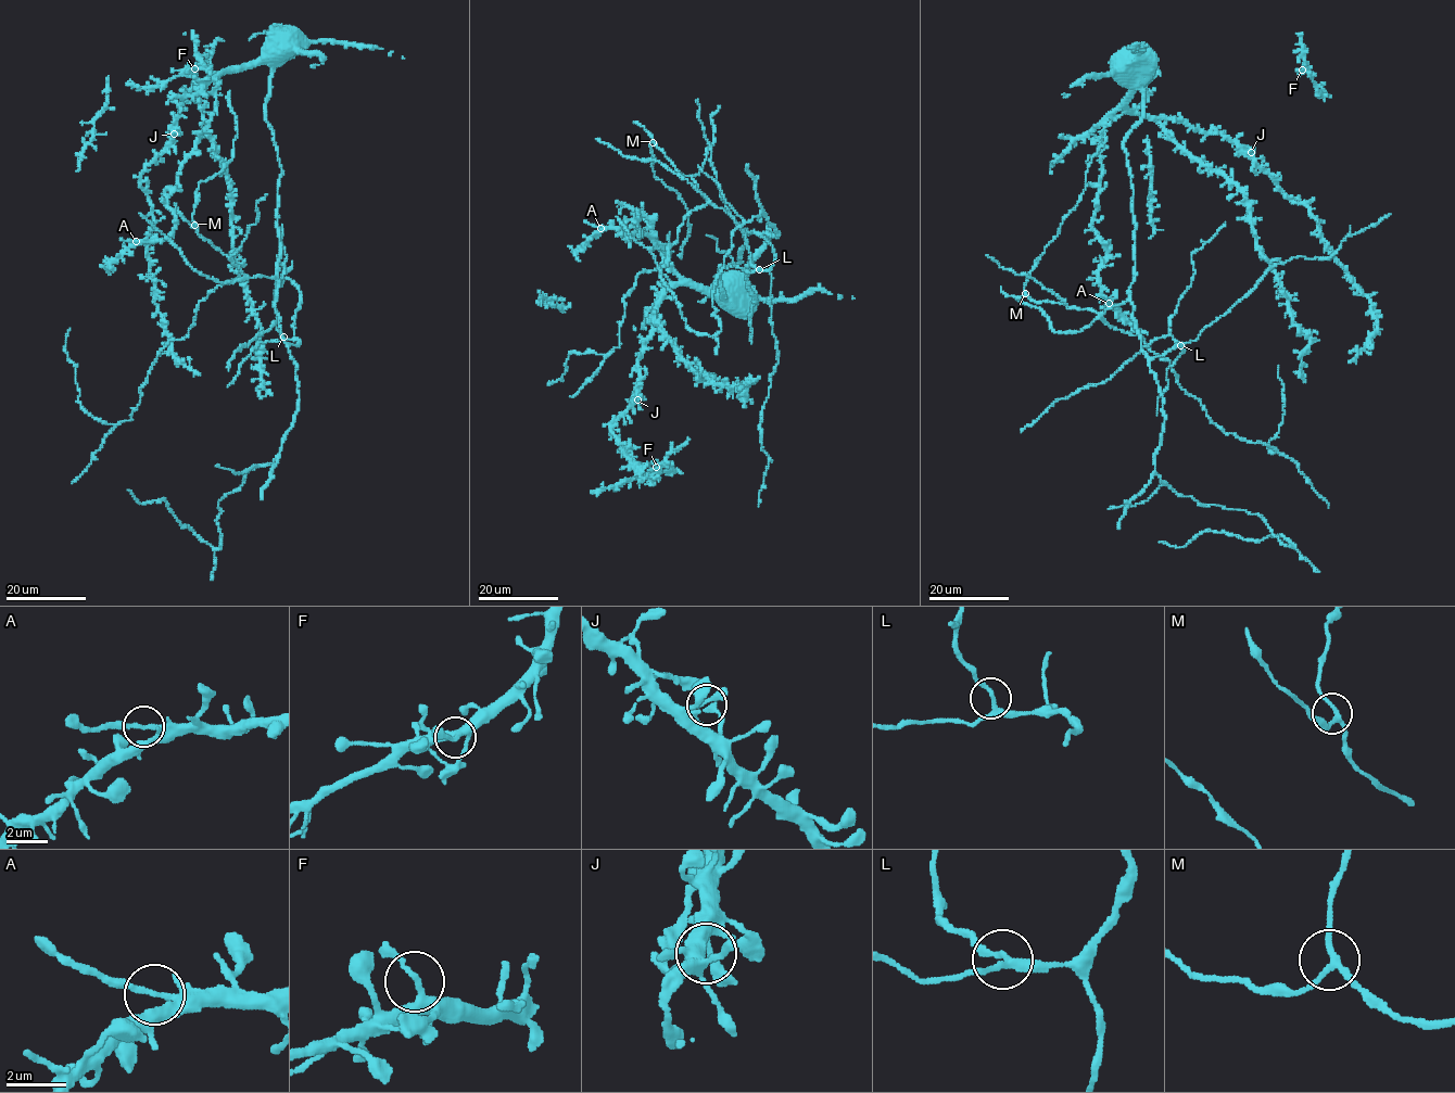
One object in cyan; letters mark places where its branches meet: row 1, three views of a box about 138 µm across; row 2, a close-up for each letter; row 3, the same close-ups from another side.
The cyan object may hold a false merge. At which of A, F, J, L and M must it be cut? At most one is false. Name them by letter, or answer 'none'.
A

